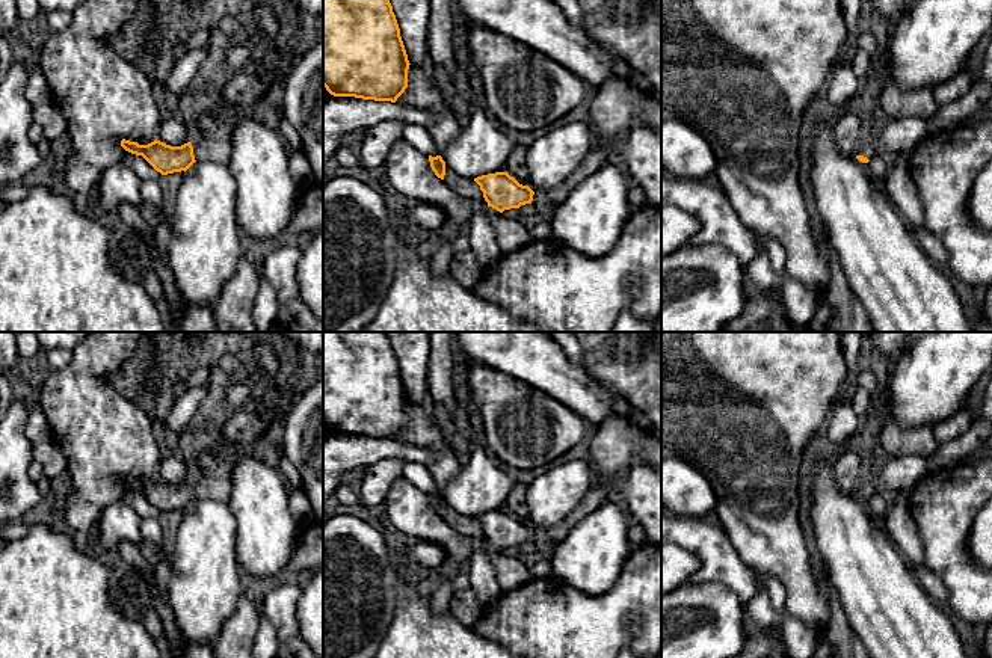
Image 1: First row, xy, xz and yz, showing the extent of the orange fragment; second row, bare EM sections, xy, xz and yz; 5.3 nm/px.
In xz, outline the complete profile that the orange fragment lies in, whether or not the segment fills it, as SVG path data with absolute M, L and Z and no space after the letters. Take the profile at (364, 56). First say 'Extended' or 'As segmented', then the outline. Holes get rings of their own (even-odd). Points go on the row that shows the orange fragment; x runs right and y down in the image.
As segmented. M323 0L323 86L331 95L396 103L408 88L409 65L390 0Z

